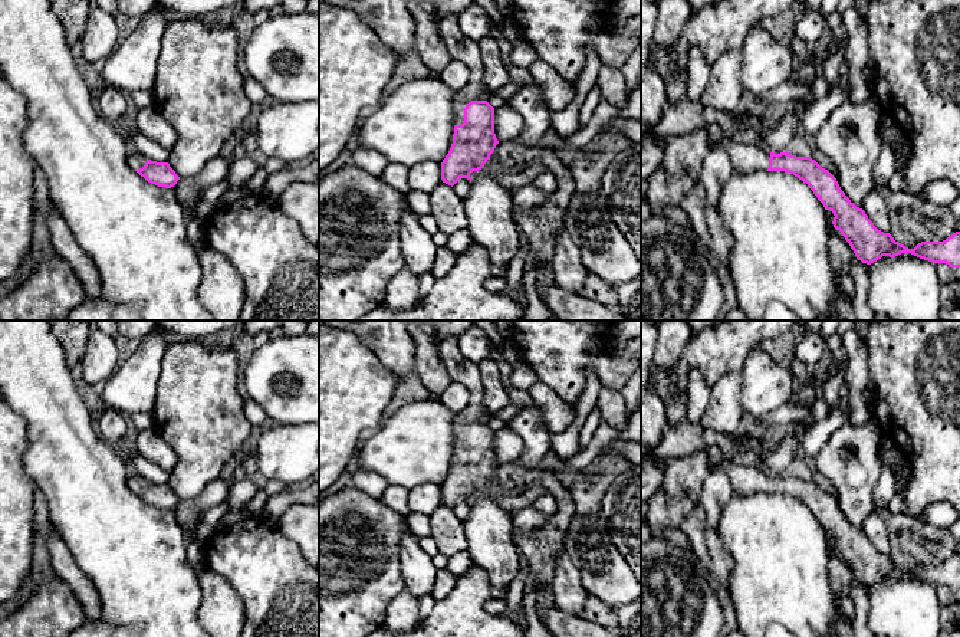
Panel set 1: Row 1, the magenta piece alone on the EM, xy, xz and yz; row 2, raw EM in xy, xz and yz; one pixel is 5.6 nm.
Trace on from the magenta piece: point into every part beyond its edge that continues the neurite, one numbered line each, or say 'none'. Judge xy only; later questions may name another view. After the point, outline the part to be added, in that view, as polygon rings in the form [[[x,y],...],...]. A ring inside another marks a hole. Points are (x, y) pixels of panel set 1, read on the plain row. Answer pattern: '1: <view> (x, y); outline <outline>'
1: xy (137, 482); outline [[[131,472],[128,485],[134,492],[139,492],[145,487],[147,480],[141,475]]]

